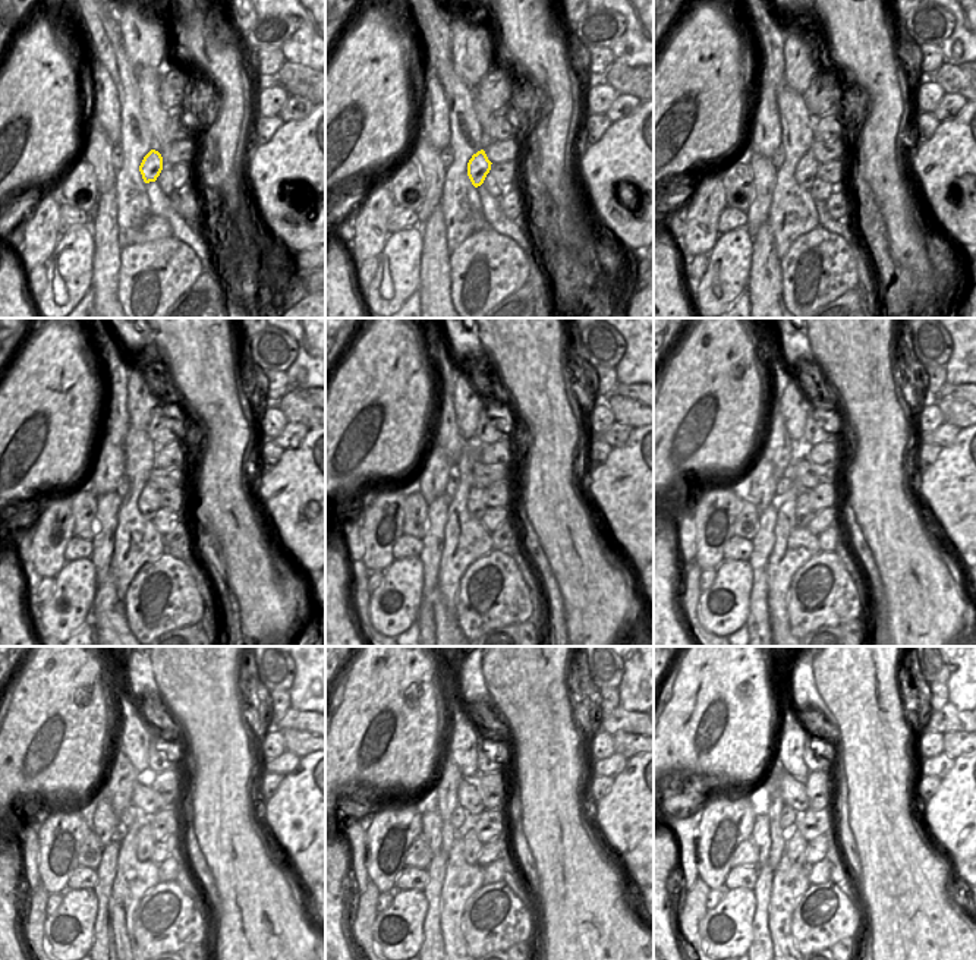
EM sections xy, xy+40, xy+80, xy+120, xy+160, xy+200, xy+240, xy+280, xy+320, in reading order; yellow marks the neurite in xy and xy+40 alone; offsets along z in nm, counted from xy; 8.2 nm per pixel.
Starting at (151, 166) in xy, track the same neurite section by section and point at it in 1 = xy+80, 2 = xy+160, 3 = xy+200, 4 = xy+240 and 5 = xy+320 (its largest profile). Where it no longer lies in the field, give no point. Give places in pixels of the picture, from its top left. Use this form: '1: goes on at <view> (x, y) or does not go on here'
1: goes on at xy+80 (805, 173)
2: goes on at xy+160 (477, 507)
3: goes on at xy+200 (803, 510)
4: goes on at xy+240 (145, 840)
5: goes on at xy+320 (795, 849)

